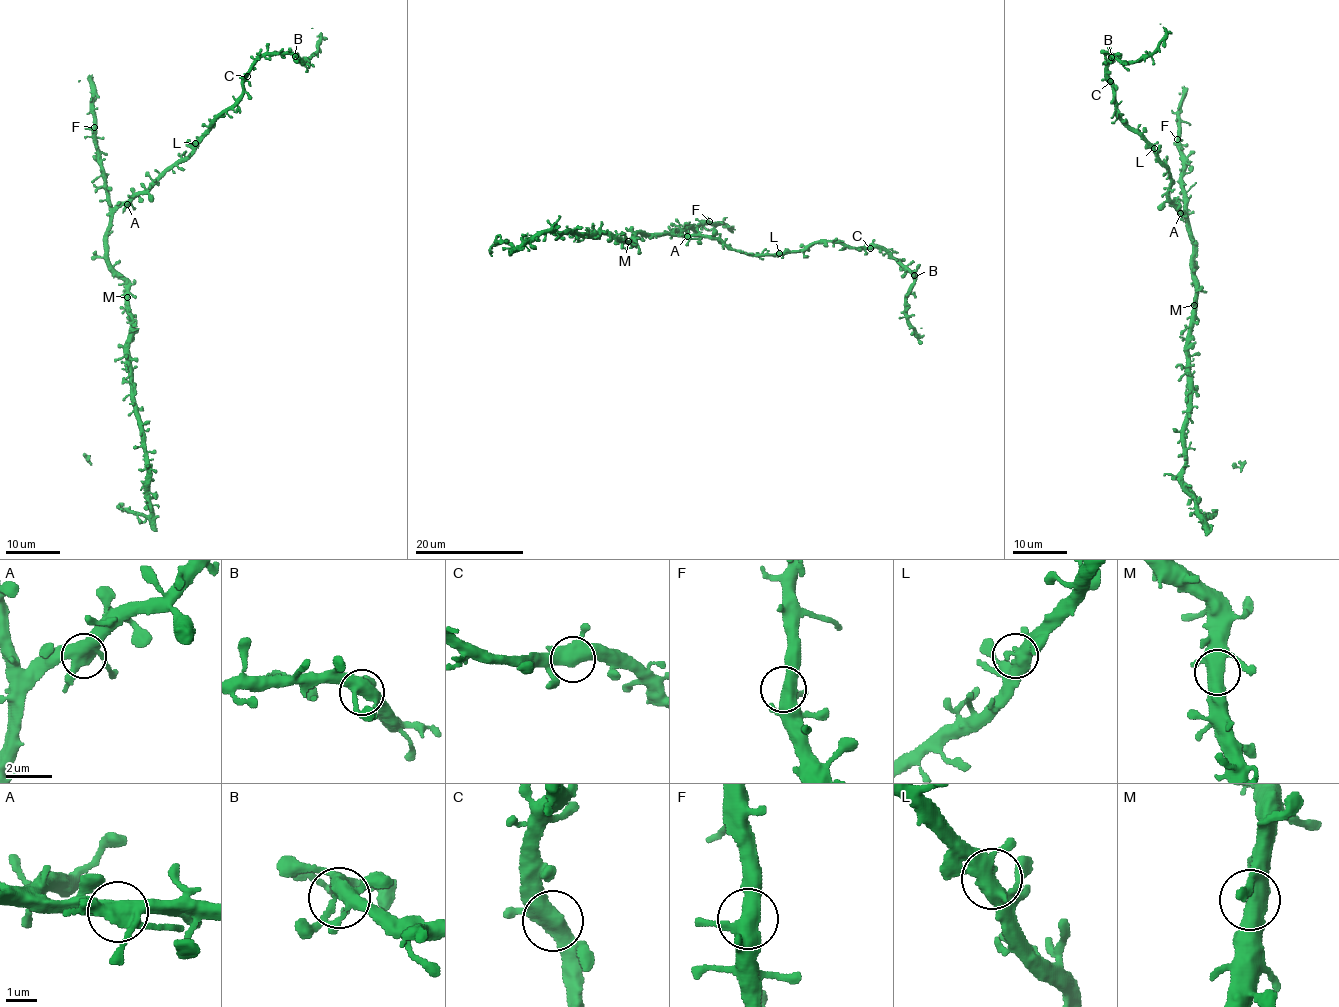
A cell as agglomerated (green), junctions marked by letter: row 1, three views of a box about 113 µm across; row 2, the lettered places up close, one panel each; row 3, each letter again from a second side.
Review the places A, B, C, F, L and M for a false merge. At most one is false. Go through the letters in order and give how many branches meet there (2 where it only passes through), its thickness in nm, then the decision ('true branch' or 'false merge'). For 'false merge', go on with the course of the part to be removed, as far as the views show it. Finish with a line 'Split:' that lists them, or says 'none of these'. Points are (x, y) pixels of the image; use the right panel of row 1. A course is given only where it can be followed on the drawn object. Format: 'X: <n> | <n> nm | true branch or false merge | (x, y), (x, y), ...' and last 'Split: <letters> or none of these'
A: 5 | 440 nm | false merge | (1180, 213), (1180, 201)
B: 5 | 420 nm | true branch
C: 4 | 440 nm | true branch
F: 4 | 440 nm | true branch
L: 4 | 440 nm | true branch
M: 4 | 440 nm | true branch
Split: A

